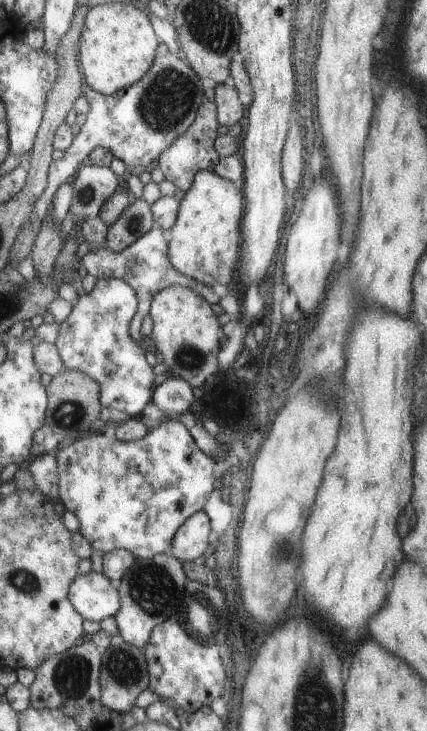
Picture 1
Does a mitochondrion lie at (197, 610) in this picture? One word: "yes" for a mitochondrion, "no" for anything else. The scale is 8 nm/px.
yes

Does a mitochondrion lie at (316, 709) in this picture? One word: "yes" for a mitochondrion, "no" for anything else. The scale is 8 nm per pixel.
yes

